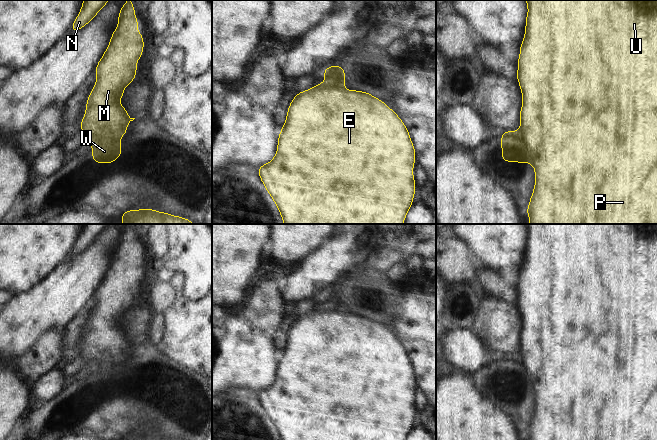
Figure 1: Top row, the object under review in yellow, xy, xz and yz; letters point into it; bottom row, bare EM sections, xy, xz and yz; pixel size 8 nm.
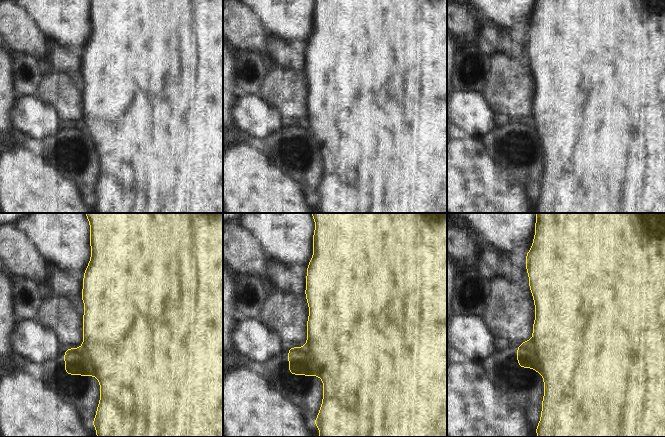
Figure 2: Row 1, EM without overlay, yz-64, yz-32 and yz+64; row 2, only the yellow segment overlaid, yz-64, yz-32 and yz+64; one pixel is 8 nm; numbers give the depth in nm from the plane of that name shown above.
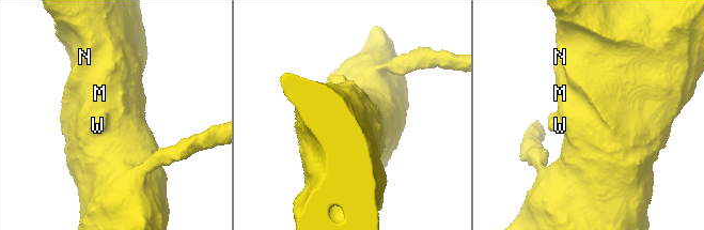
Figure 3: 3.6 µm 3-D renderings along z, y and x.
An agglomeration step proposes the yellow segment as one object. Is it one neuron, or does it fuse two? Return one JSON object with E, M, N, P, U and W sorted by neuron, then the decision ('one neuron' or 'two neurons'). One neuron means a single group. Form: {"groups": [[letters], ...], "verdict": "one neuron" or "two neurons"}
{"groups": [["E", "M", "N", "P", "U", "W"]], "verdict": "one neuron"}

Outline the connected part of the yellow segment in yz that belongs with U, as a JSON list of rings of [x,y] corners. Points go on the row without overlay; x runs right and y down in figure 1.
[[[526,224],[525,258],[520,270],[516,302],[522,316],[520,352],[515,356],[505,355],[501,359],[502,385],[530,387],[535,395],[535,409],[528,440],[657,440],[657,224]]]

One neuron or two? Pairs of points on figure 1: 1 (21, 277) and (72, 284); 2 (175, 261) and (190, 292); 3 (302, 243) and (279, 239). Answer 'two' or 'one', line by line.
1: two
2: one
3: one

